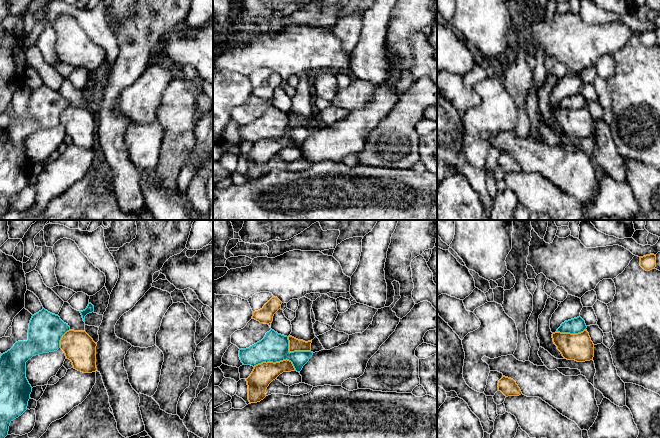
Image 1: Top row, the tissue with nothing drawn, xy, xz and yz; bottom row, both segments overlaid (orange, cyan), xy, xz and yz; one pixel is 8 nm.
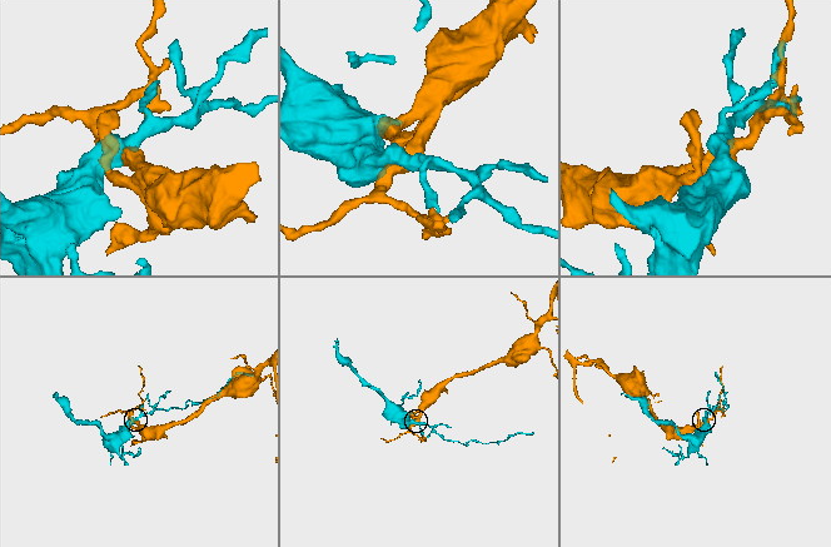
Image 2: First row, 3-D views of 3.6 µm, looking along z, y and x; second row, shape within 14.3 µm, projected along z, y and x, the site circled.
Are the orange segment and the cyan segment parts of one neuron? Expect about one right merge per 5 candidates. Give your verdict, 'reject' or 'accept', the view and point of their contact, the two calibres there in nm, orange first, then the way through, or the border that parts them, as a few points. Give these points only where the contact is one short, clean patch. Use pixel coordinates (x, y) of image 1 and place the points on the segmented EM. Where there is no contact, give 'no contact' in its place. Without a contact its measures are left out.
reject; meets orange in xz at (276, 362); 180 nm thick on the orange side, 240 nm on the other

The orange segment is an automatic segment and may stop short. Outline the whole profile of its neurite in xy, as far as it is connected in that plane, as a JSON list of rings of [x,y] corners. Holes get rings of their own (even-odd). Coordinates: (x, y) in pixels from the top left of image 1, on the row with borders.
[[[67,331],[60,340],[60,348],[64,351],[66,359],[72,362],[73,368],[83,373],[96,372],[96,346],[97,343],[85,331]]]

